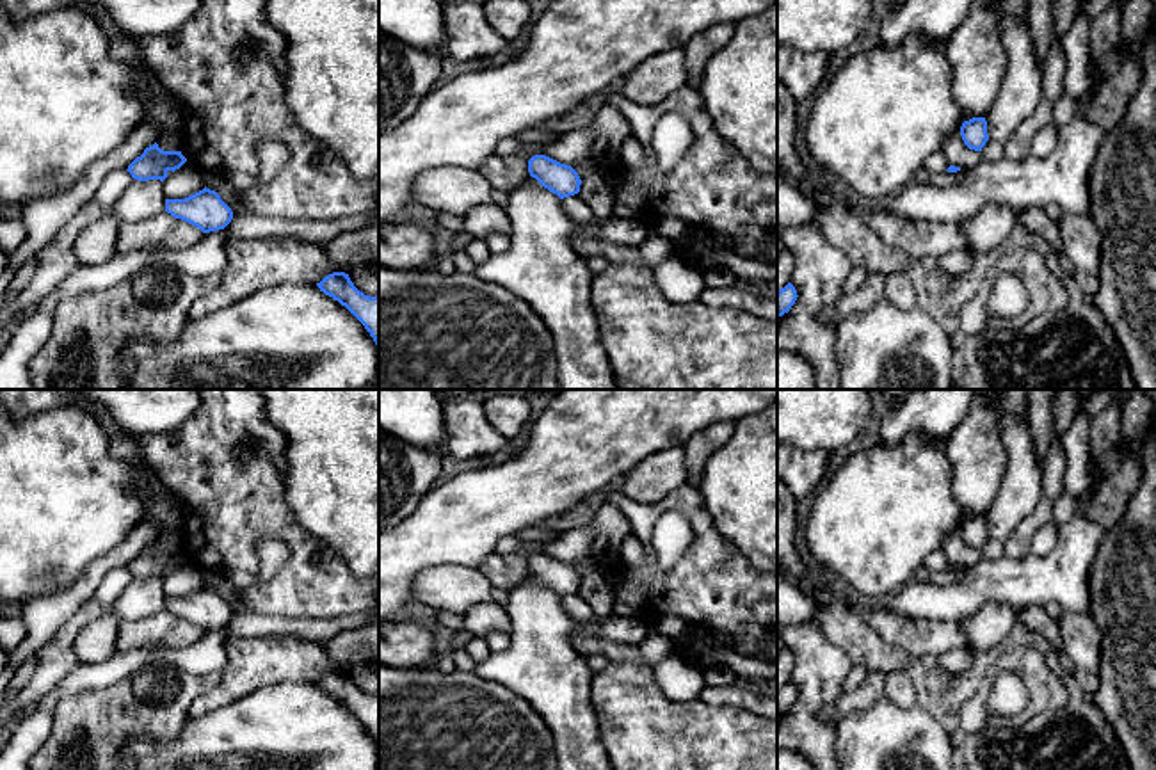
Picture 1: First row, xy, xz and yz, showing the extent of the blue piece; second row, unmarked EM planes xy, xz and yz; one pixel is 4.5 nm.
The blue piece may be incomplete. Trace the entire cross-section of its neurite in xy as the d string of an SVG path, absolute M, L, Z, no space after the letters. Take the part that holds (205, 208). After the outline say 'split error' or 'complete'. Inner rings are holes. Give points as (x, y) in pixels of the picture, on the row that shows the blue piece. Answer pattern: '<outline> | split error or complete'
M206 187L185 199L165 199L165 212L203 233L224 229L233 219L231 208Z | complete

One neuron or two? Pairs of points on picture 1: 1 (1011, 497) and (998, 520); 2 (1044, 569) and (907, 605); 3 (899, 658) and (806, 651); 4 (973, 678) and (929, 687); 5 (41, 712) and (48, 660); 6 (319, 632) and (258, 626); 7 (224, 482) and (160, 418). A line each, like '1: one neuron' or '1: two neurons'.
1: one neuron
2: one neuron
3: two neurons
4: one neuron
5: two neurons
6: one neuron
7: two neurons

